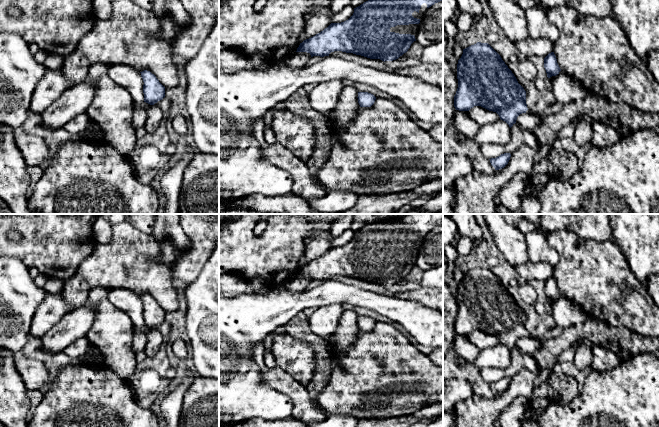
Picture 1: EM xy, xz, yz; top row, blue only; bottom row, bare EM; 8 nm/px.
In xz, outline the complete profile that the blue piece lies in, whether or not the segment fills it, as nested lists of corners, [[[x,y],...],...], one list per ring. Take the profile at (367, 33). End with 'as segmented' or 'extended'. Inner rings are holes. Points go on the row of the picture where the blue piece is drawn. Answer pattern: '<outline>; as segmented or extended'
[[[368,0],[354,8],[354,13],[348,20],[341,23],[331,23],[320,33],[304,40],[300,43],[296,52],[307,52],[311,57],[324,57],[329,56],[331,52],[342,51],[361,55],[370,59],[380,59],[385,63],[386,67],[388,67],[393,60],[398,59],[406,53],[411,44],[416,41],[414,35],[391,32],[390,28],[397,25],[419,24],[427,9],[440,1],[442,0]]]; extended

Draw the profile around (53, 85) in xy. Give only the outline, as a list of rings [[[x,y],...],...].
[[[50,70],[36,85],[32,93],[30,110],[42,114],[54,101],[62,96],[68,88],[75,85],[77,84],[67,76],[64,76],[61,70]]]

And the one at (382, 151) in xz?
[[[376,98],[371,107],[360,107],[347,125],[339,129],[332,128],[329,157],[319,171],[319,180],[328,192],[351,192],[357,197],[410,191],[424,183],[442,178],[443,143],[420,128],[392,100],[384,98]]]

